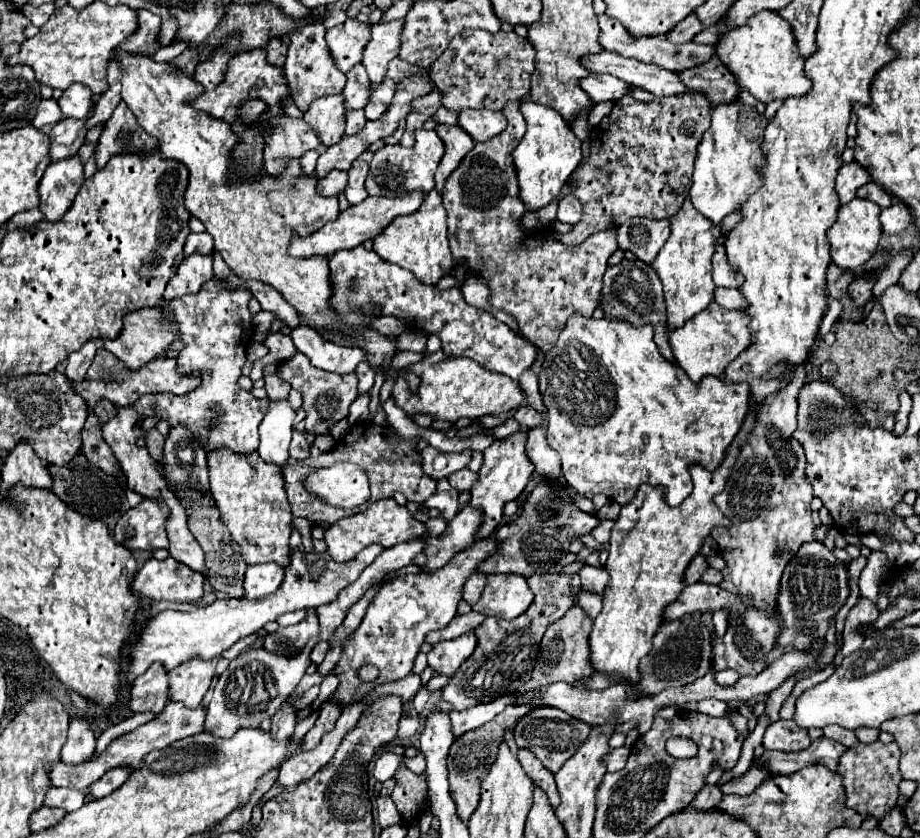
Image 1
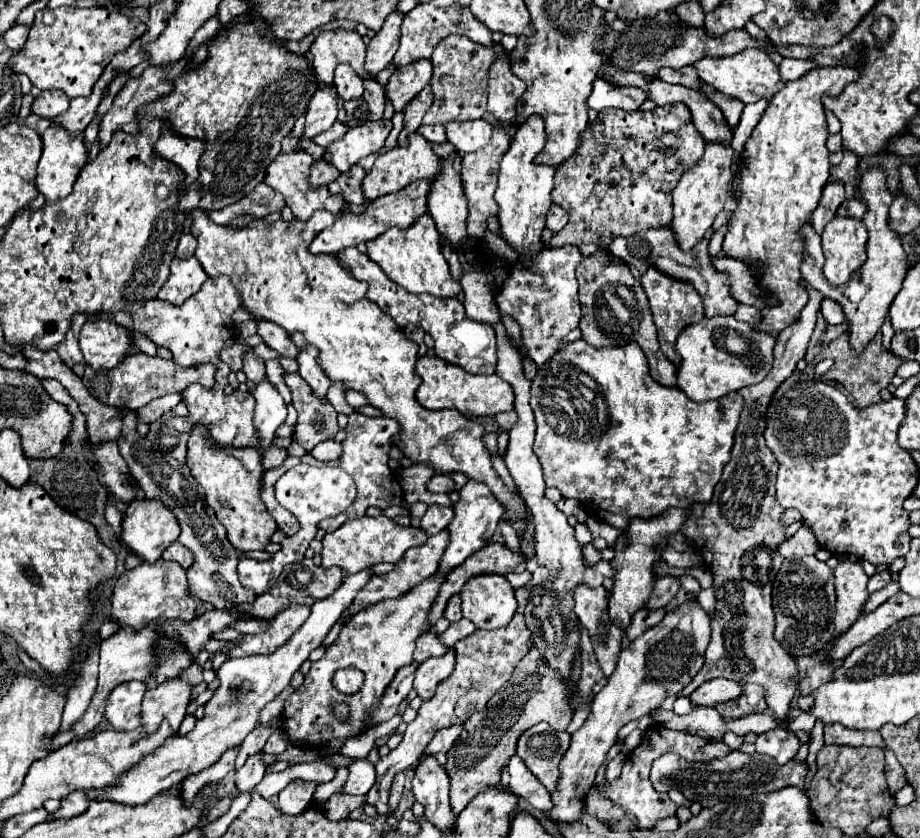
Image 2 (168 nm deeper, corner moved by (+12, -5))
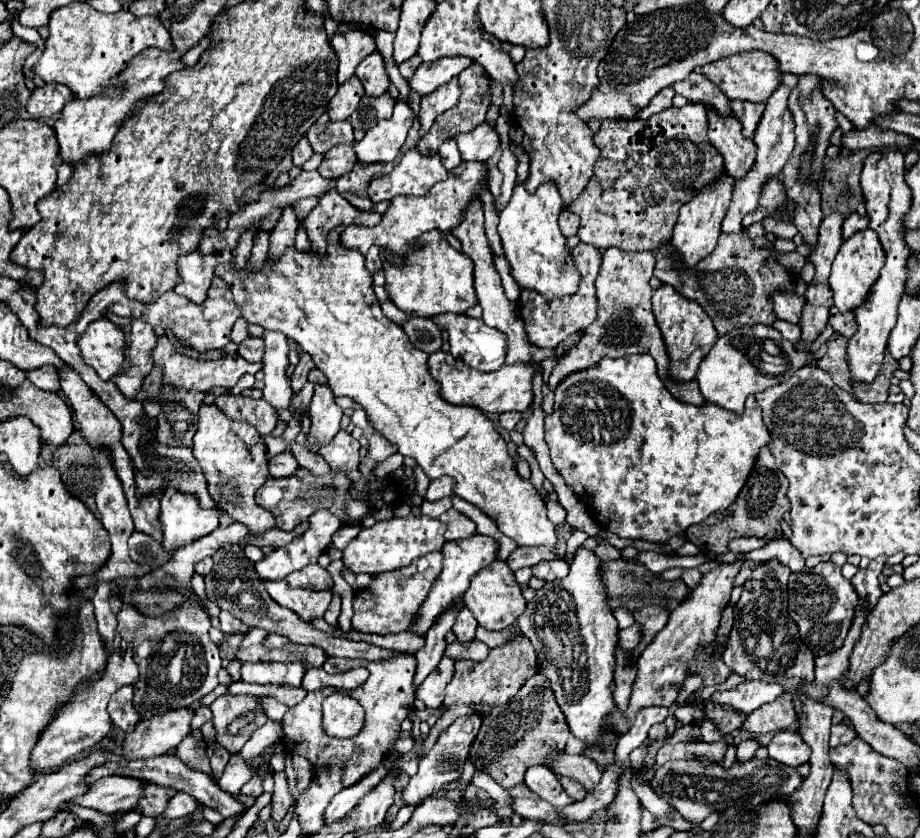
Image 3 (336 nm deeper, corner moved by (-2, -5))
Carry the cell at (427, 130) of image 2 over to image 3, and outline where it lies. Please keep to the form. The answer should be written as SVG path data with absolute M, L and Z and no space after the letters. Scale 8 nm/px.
M456 140L444 142L444 144L440 146L440 158L442 158L442 164L444 164L444 168L446 168L448 172L454 170L454 168L462 162L460 150L458 150L458 146L456 146Z

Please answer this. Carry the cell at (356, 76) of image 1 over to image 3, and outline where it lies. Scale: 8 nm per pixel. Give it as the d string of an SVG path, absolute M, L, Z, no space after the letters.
M374 50L358 64L356 76L362 80L368 96L382 96L390 86L390 78L384 70L384 60L378 50Z

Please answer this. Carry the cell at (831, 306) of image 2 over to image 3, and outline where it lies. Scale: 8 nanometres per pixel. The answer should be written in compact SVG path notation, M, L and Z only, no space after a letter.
M836 308L830 310L830 322L828 322L836 334L844 336L844 338L850 338L854 332L856 332L856 320L854 320L854 314L840 314Z

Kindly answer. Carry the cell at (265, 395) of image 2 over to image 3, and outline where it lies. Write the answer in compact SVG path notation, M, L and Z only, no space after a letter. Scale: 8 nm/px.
M264 330L264 400L268 400L276 410L288 408L292 392L288 388L288 352L290 352L290 340L282 332Z

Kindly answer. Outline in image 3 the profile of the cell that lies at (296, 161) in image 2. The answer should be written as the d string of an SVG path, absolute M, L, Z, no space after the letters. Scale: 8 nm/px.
M336 190L320 196L318 208L314 208L306 218L304 226L312 242L312 250L320 256L326 254L326 236L336 226L376 226L382 220L378 212L362 212L350 206Z

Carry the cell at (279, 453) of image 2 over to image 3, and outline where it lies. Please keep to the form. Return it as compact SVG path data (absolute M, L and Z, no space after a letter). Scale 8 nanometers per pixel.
M282 452L274 458L270 458L268 462L268 474L272 478L290 478L298 468L296 458L292 456L292 452Z

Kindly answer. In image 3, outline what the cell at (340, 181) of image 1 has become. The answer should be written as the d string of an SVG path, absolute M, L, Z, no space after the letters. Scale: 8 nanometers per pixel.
M336 144L324 154L318 172L324 178L340 178L342 174L348 174L354 164L356 164L356 154L352 150L352 144Z

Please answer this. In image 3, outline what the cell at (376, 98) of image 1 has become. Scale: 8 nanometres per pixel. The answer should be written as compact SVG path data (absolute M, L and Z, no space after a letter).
M388 92L378 96L378 98L364 96L360 100L358 108L352 112L350 124L352 124L354 130L370 130L380 120L390 118L392 116L392 108L394 108L394 100L392 100L392 96Z

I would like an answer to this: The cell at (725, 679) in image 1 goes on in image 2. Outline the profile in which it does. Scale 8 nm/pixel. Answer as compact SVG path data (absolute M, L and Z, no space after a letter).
M712 678L694 690L690 694L690 700L696 706L716 706L720 702L728 702L728 700L738 698L738 694L742 694L740 684L726 680L726 678Z

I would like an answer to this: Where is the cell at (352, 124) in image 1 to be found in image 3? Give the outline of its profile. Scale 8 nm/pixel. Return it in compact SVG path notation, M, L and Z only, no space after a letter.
M328 122L328 124L314 124L308 132L306 138L312 146L314 152L326 154L332 146L344 144L344 142L354 142L354 130L352 126L344 122Z

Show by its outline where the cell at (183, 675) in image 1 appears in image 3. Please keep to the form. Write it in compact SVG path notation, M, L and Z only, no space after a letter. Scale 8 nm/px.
M172 710L172 714L162 714L160 718L152 718L148 722L138 722L136 730L128 732L122 744L122 756L126 760L138 760L138 758L156 758L160 754L172 752L184 736L190 734L190 720L194 712L192 710Z

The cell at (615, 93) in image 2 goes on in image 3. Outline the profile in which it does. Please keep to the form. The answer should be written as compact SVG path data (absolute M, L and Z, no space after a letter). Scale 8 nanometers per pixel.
M664 88L664 90L660 90L660 94L656 94L656 98L652 98L652 102L650 102L644 110L640 110L640 118L646 120L646 118L650 118L652 114L658 114L658 112L670 108L670 106L672 106L672 98L674 98L674 88Z

